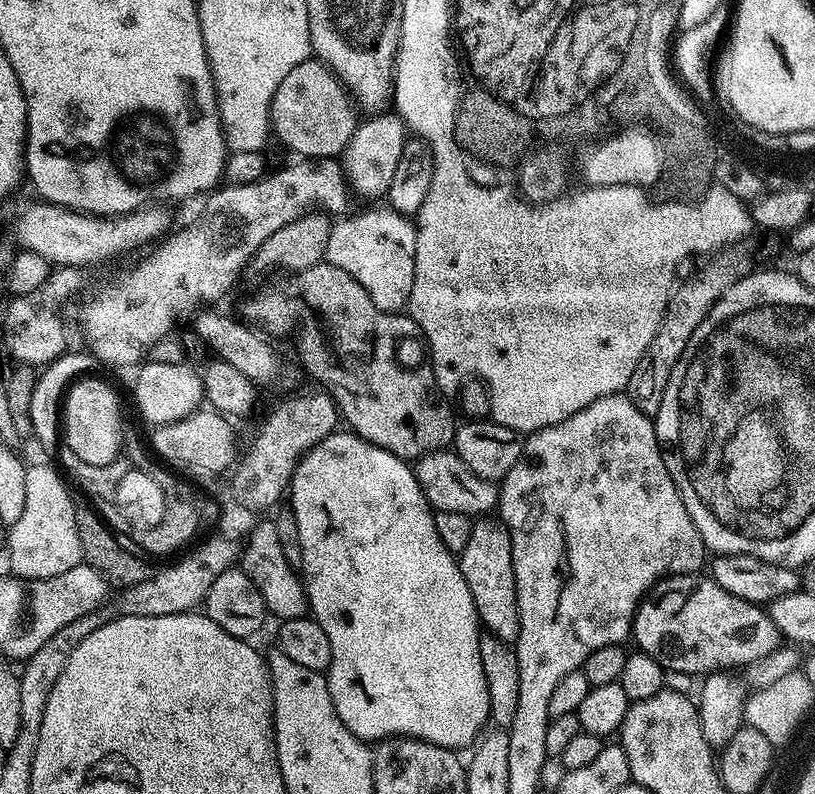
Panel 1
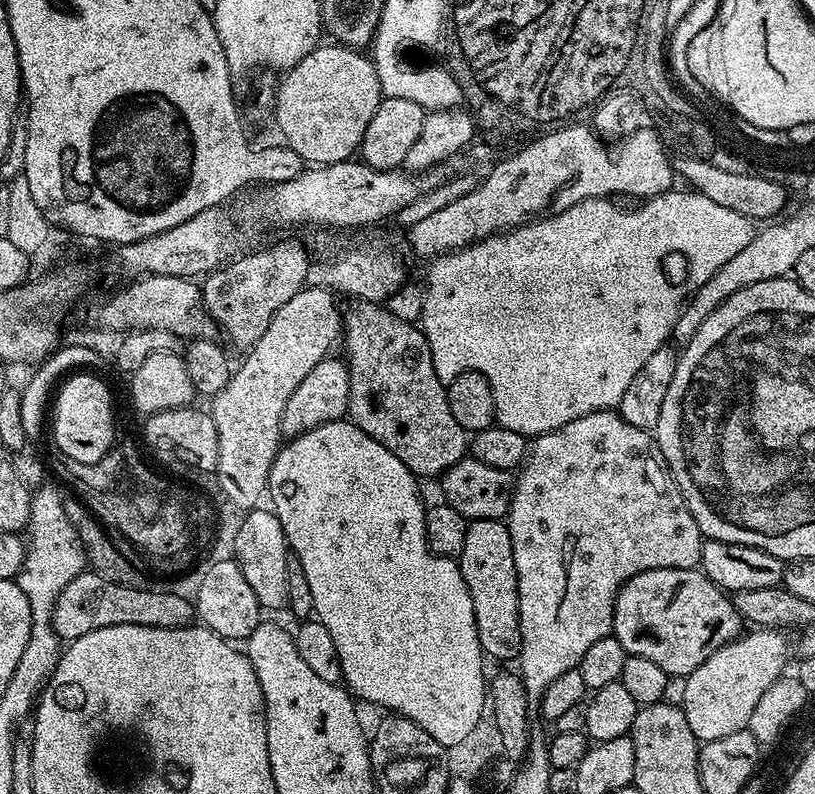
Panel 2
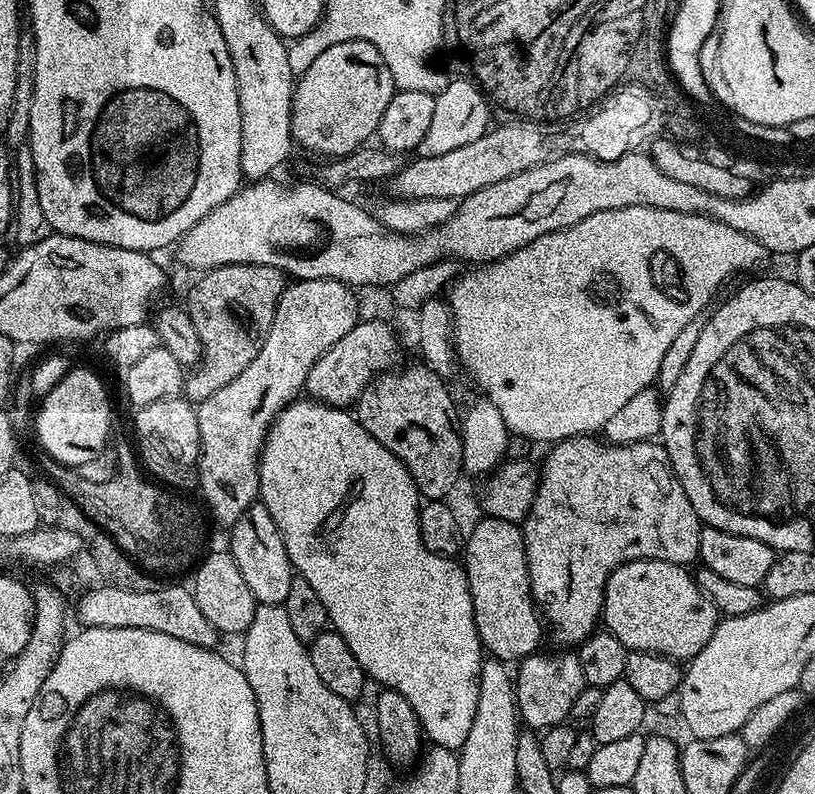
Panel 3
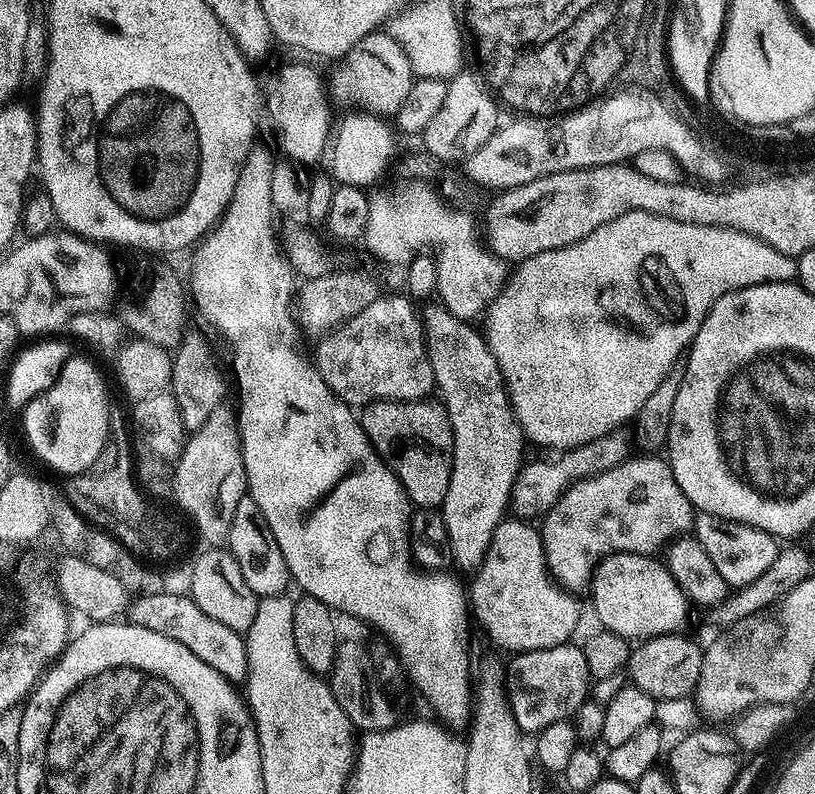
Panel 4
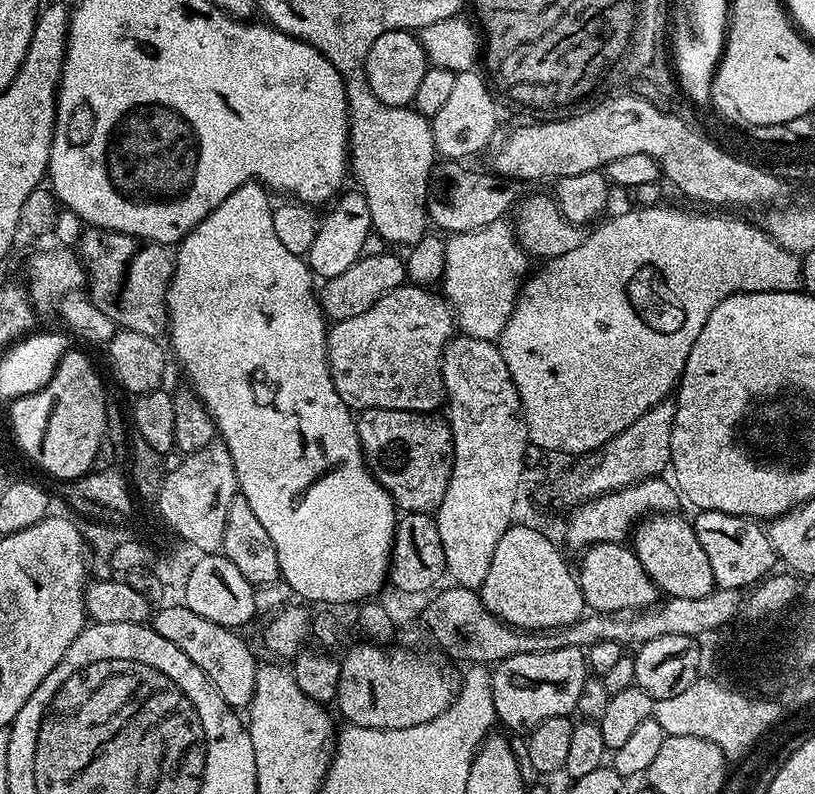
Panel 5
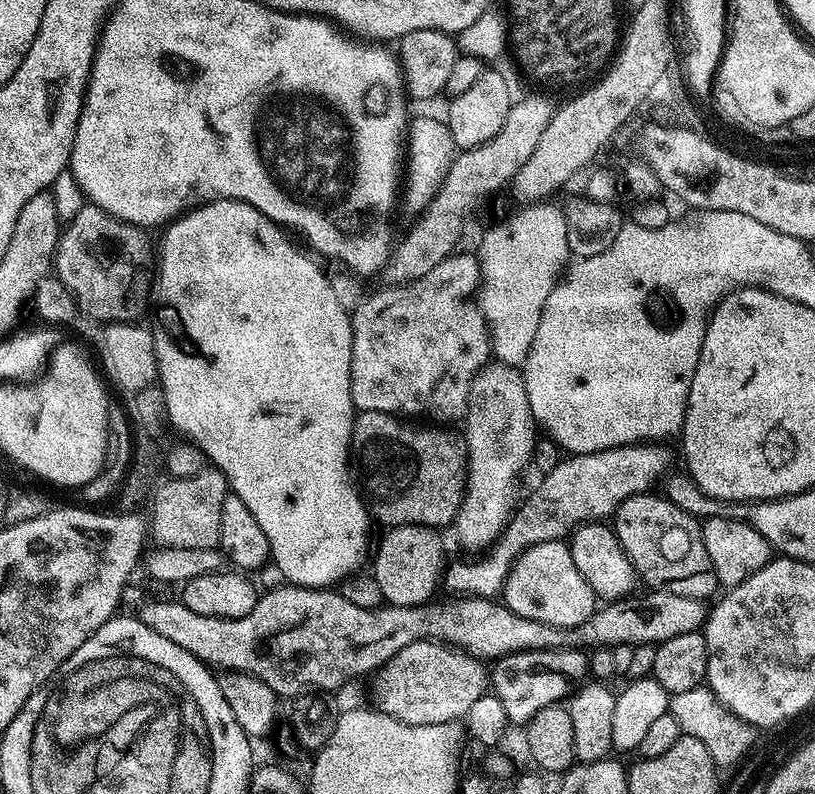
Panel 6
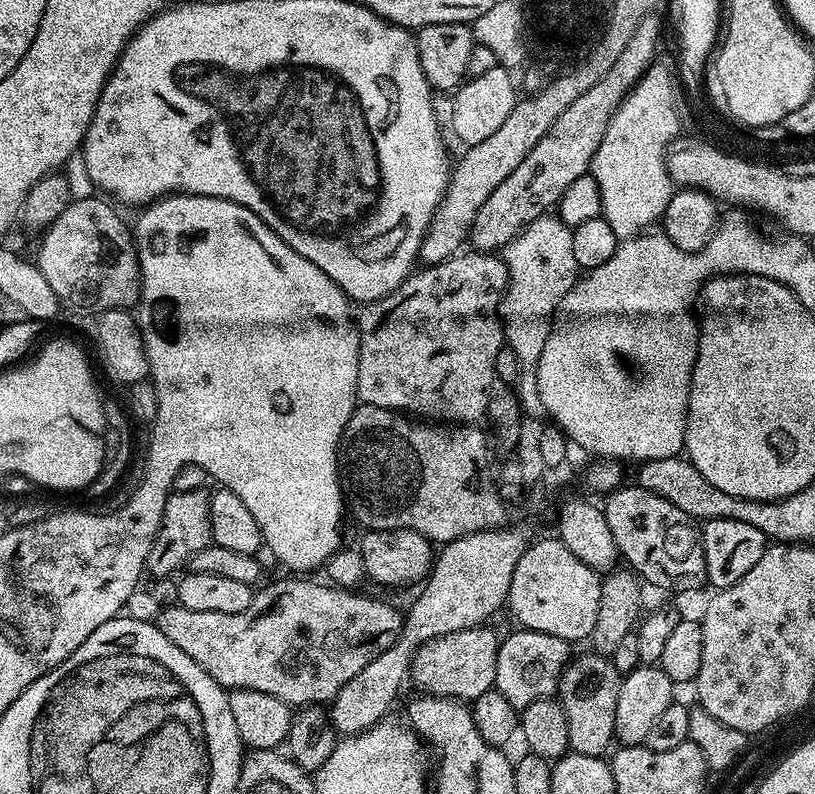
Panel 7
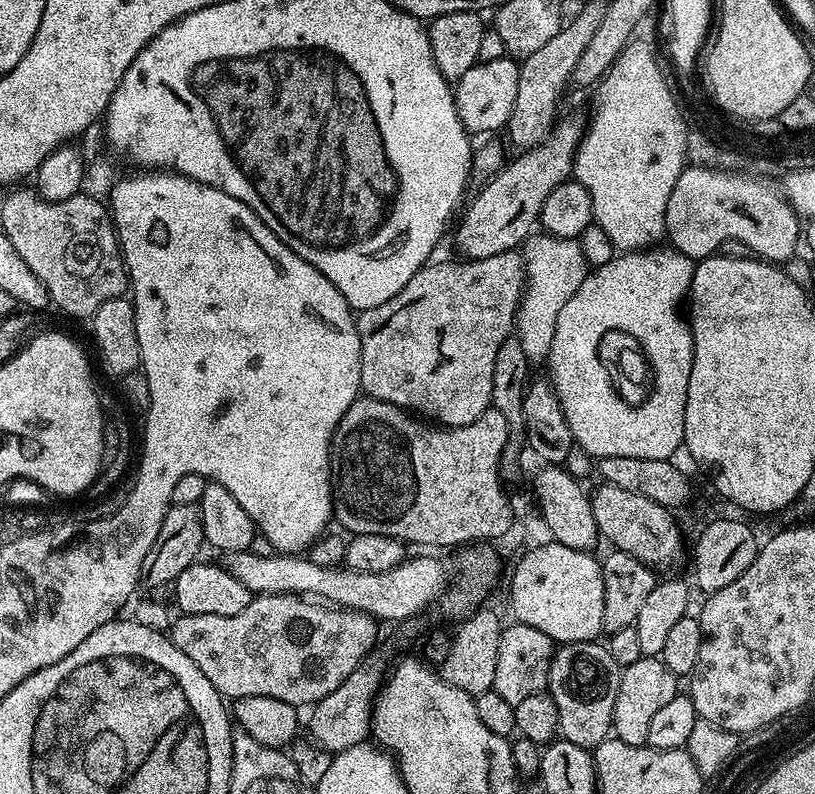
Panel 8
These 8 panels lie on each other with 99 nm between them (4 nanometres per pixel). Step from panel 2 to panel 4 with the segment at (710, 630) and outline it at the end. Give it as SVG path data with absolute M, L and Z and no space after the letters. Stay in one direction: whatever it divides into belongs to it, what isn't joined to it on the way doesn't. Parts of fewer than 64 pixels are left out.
M615 552L612 556L600 561L592 573L590 593L592 592L592 608L600 619L601 629L618 634L629 642L643 642L655 636L670 636L685 631L684 623L688 620L690 601L683 590L676 585L667 563L655 555L643 556L637 552Z

